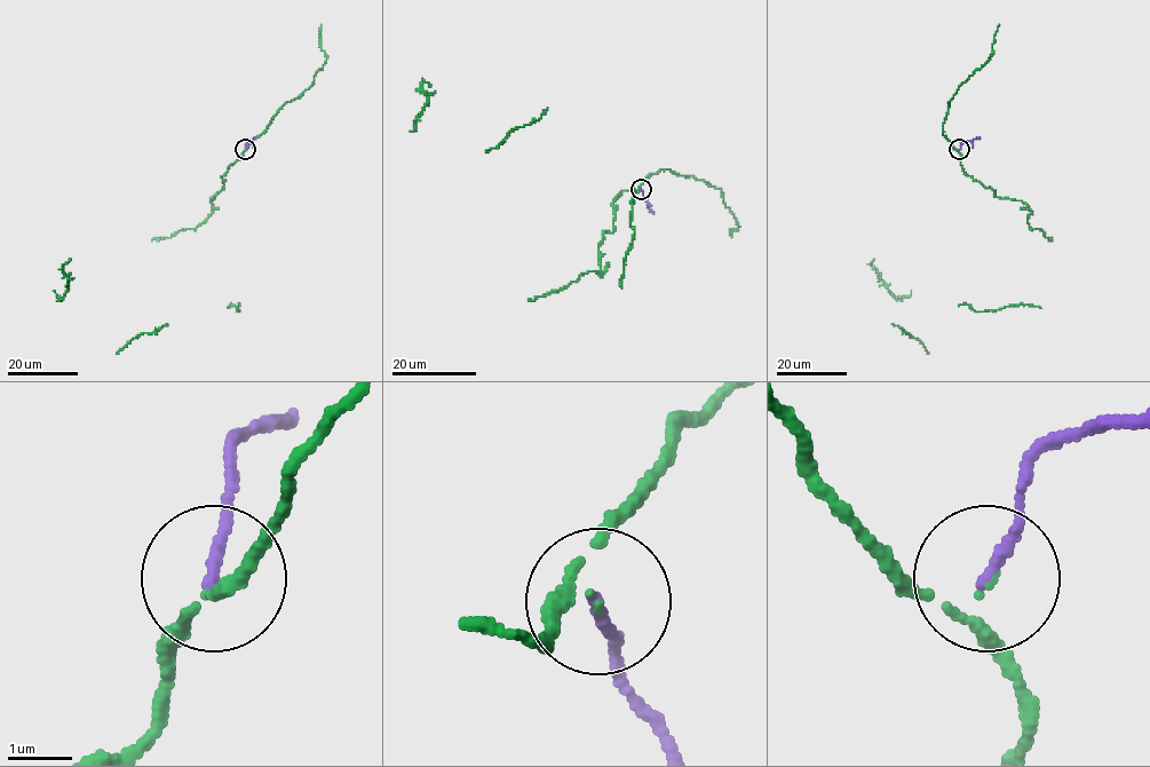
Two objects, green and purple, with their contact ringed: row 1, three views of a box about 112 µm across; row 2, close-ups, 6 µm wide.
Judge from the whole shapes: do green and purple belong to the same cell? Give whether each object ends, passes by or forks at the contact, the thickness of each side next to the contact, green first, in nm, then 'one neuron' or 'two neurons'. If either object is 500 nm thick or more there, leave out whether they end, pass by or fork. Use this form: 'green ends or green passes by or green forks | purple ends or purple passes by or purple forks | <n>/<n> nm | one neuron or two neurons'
green passes by | purple ends | 50/180 nm | one neuron

